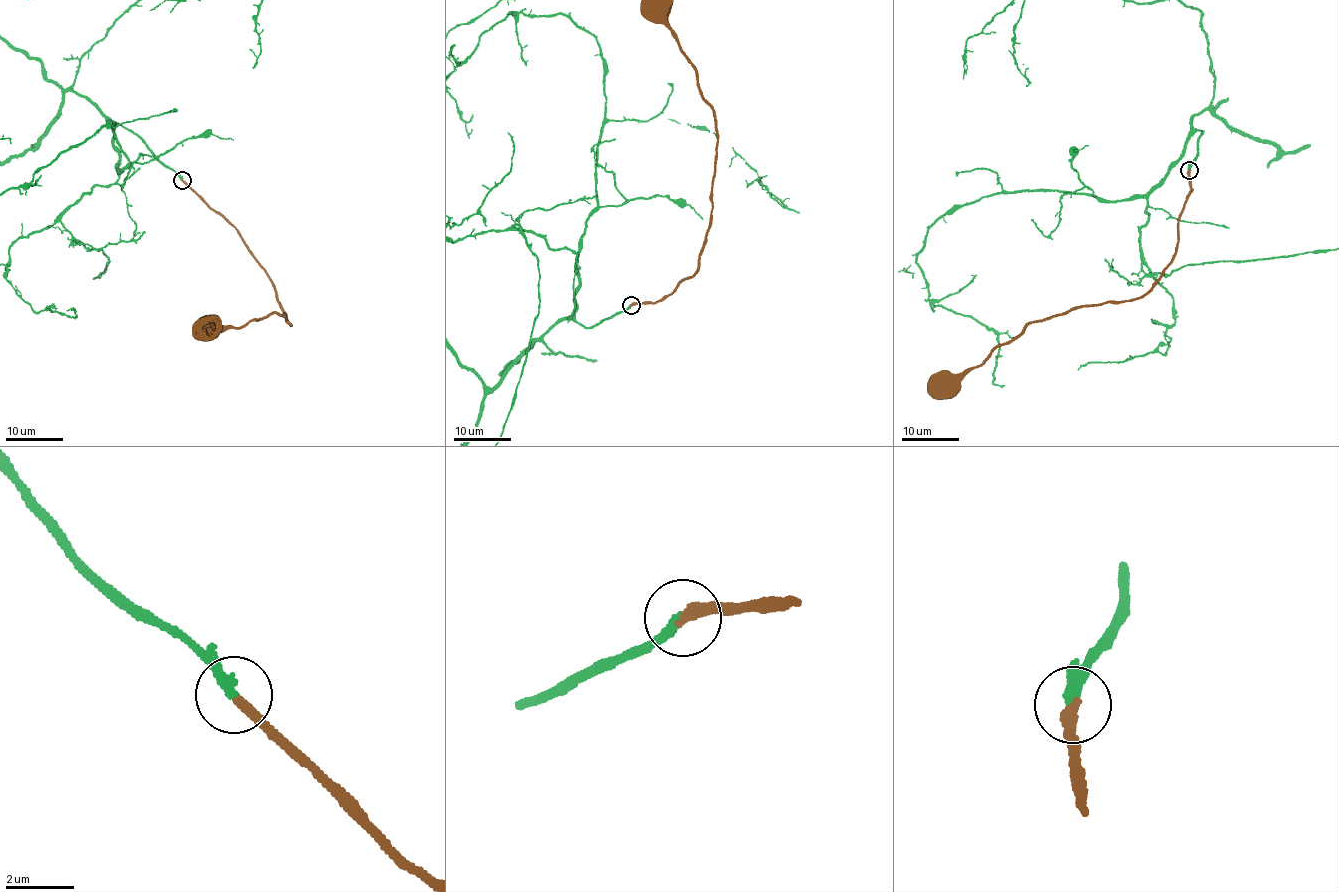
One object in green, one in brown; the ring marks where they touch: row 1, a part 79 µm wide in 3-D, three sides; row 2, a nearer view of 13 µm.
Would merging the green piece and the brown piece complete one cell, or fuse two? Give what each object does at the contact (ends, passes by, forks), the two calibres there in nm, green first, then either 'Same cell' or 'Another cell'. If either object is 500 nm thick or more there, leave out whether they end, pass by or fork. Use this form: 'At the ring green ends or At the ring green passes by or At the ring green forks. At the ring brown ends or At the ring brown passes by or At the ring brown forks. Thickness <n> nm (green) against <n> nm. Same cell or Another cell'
At the ring green ends. At the ring brown ends. Thickness 320 nm (green) against 340 nm. Same cell

